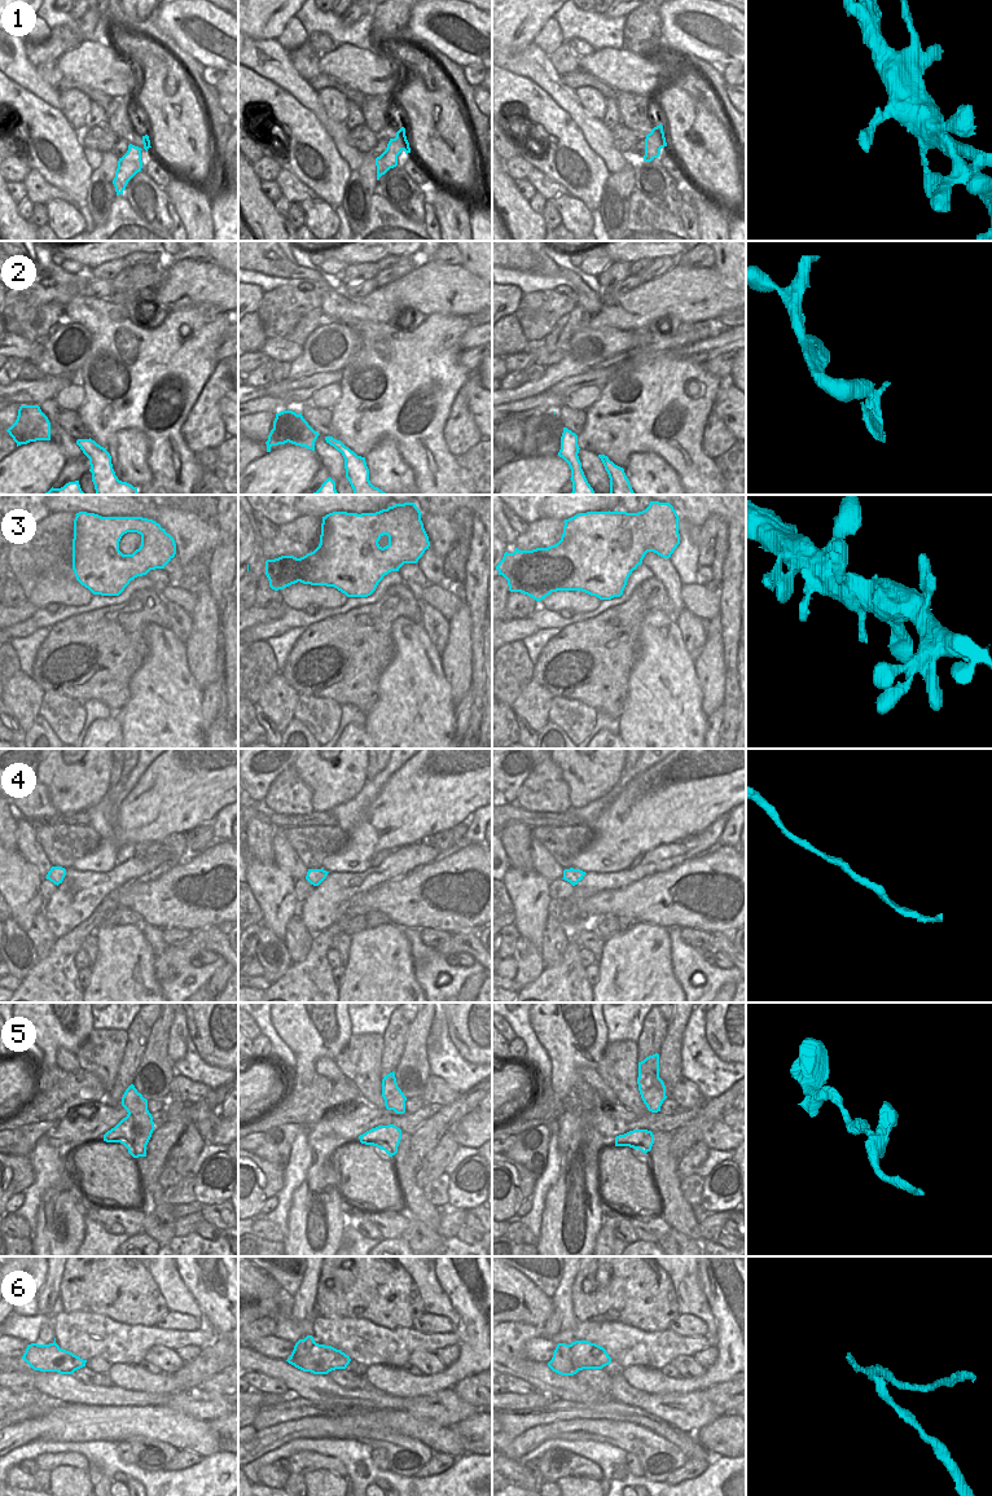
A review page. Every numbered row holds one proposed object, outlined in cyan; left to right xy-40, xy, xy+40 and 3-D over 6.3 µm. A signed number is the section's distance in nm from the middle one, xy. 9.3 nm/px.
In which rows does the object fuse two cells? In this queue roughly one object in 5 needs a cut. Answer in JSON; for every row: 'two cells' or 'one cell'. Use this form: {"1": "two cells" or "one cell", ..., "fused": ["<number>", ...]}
{"1": "one cell", "2": "one cell", "3": "one cell", "4": "one cell", "5": "one cell", "6": "two cells", "fused": ["6"]}

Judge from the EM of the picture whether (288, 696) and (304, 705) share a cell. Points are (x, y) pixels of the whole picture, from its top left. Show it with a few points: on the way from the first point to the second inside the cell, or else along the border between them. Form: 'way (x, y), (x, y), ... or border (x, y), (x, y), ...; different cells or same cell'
border (299, 696), (293, 716); different cells

